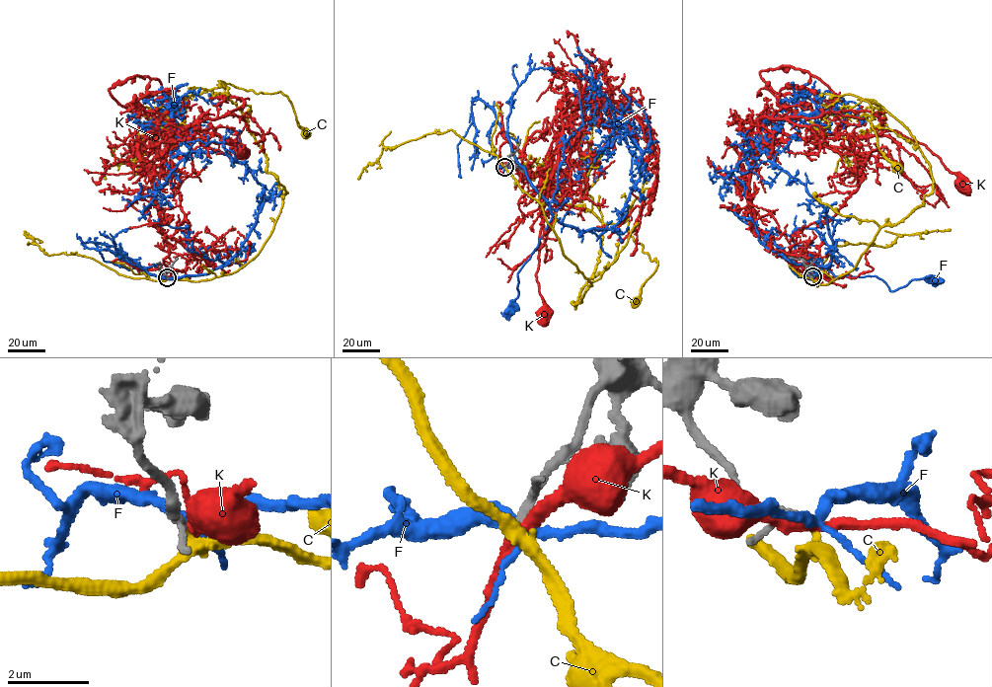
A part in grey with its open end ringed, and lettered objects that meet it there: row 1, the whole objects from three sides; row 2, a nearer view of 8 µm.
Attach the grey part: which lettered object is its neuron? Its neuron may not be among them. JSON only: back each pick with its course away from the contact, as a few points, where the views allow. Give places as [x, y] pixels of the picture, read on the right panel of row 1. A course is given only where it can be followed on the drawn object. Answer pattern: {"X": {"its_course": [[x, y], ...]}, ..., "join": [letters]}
{"C": {"its_course": [[812, 276], [826, 284], [850, 271], [878, 229], [932, 192], [907, 128], [865, 101], [897, 167]]}, "join": ["C"]}

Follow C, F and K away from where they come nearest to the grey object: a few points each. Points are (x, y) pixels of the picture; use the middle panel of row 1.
C: (505, 167), (591, 281), (574, 307), (603, 225), (628, 220), (629, 235), (657, 262), (635, 301)
F: (505, 167), (518, 163), (530, 184), (546, 200), (553, 216), (538, 246), (518, 273), (518, 296), (511, 312)
K: (505, 166), (528, 137), (549, 129), (562, 112), (588, 96), (541, 169), (536, 273), (546, 312)

